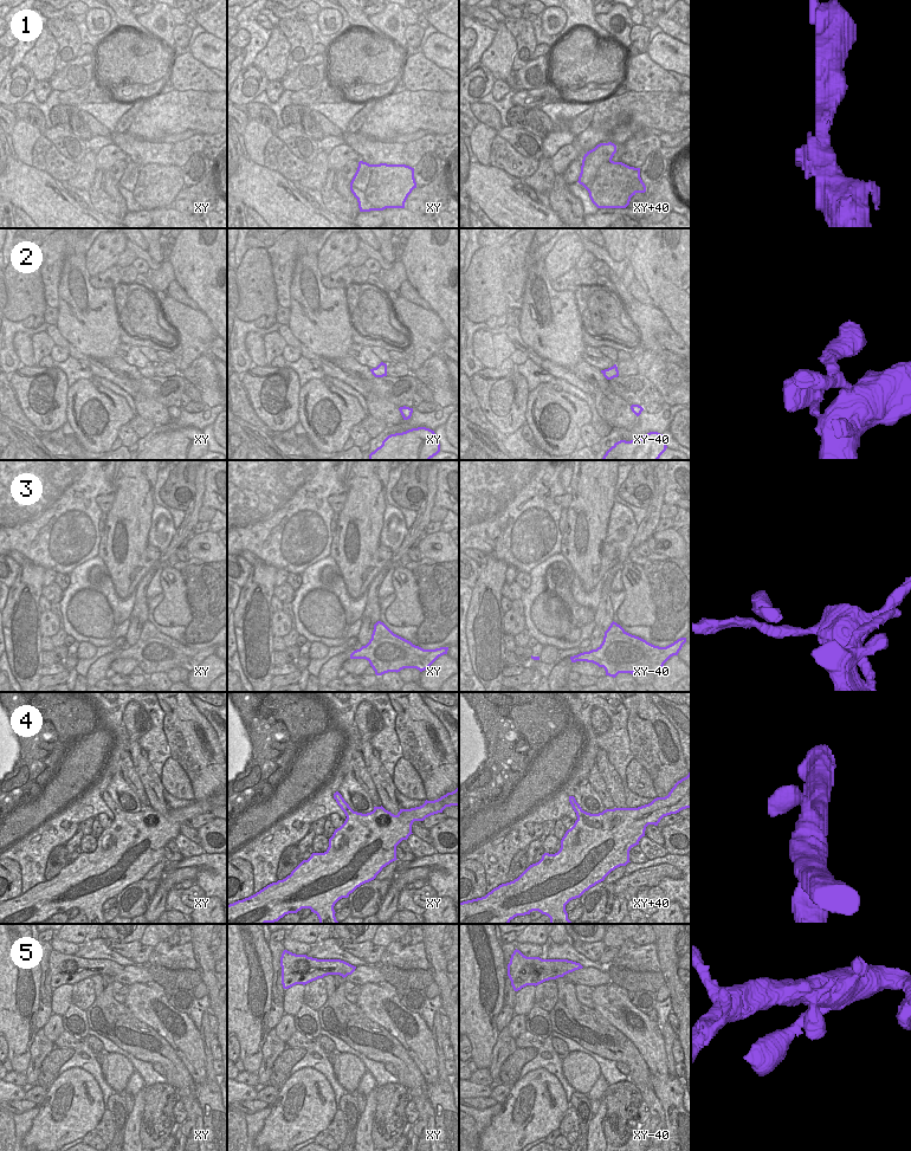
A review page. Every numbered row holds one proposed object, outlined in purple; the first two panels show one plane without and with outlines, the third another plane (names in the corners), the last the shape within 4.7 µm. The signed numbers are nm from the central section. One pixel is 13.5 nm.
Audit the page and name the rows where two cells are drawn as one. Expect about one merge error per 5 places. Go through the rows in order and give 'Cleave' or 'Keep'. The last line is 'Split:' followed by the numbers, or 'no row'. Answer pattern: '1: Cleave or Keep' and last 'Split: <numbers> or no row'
1: Keep
2: Keep
3: Cleave
4: Keep
5: Keep
Split: 3

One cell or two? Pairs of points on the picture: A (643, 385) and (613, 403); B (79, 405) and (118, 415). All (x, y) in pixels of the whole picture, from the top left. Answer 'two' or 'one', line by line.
A: two
B: one

